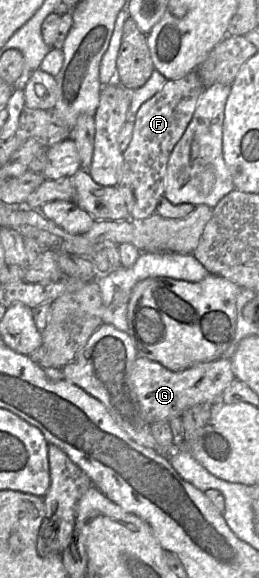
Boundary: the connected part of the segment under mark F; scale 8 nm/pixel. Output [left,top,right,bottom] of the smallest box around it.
[118,71,204,220]

